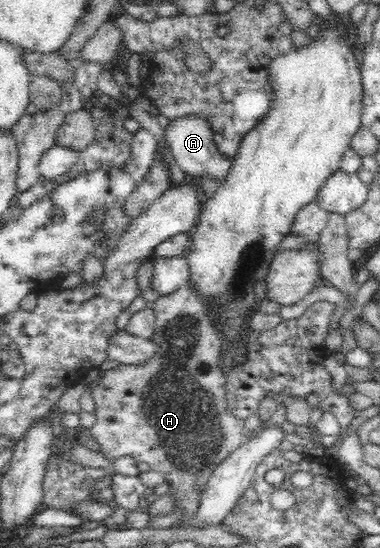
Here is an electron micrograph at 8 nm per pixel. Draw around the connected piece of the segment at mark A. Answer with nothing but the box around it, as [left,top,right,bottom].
[164,115,233,182]

